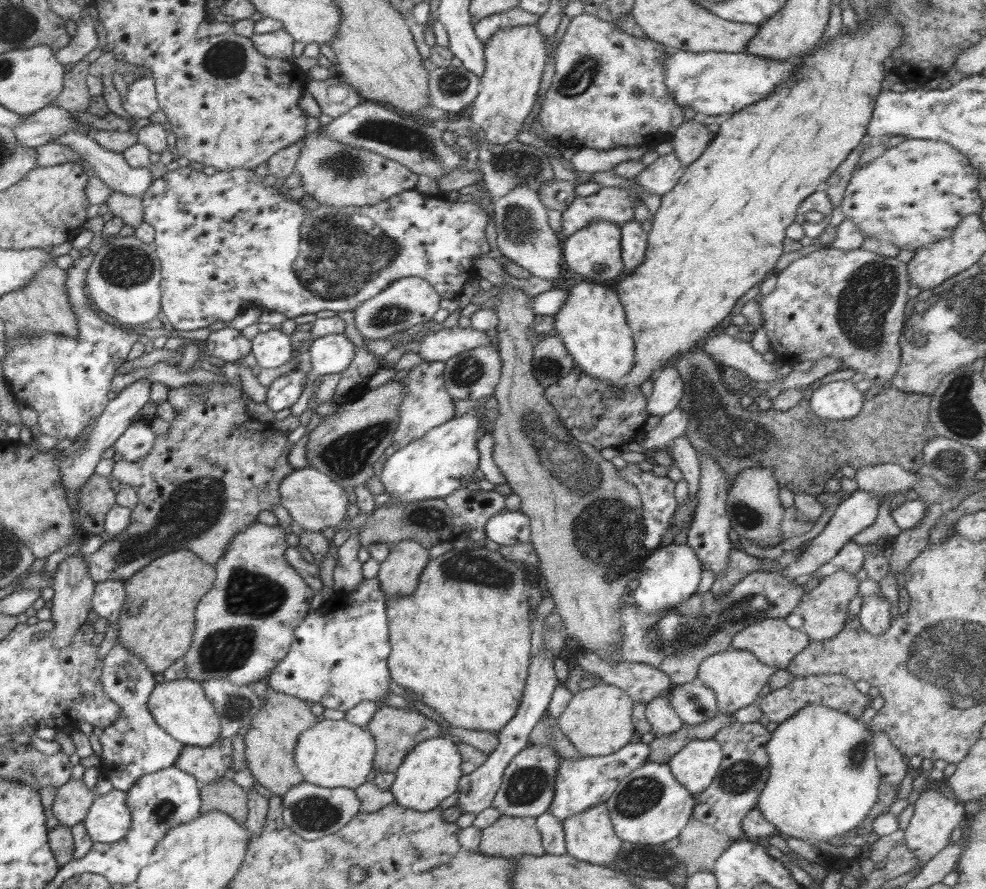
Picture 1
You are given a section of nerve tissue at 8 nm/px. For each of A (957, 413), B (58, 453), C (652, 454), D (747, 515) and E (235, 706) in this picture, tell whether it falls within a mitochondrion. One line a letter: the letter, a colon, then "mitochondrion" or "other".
A: mitochondrion
B: other
C: other
D: mitochondrion
E: mitochondrion

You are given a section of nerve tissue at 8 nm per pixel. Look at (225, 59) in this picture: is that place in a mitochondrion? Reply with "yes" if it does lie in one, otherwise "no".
yes

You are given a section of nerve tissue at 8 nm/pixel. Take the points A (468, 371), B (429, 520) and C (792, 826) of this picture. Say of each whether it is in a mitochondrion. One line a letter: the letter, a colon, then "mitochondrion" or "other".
A: mitochondrion
B: mitochondrion
C: other

